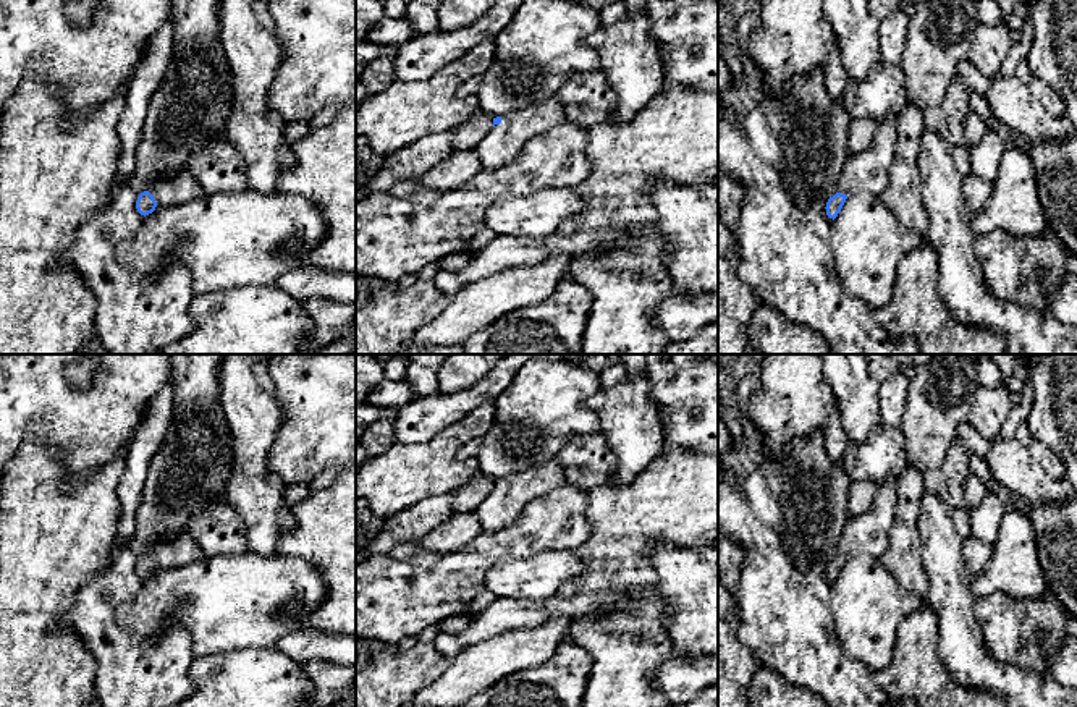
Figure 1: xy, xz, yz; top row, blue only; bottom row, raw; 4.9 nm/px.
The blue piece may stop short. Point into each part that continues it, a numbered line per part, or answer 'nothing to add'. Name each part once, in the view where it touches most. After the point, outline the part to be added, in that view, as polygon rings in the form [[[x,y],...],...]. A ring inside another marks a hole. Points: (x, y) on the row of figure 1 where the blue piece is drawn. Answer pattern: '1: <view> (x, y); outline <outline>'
1: xy (168, 190); outline [[[188,168],[175,175],[158,175],[147,191],[154,196],[157,205],[176,205],[205,196]]]

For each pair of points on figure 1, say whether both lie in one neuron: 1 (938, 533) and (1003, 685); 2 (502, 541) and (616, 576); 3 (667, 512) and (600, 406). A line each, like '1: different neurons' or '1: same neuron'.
1: same neuron
2: different neurons
3: different neurons

